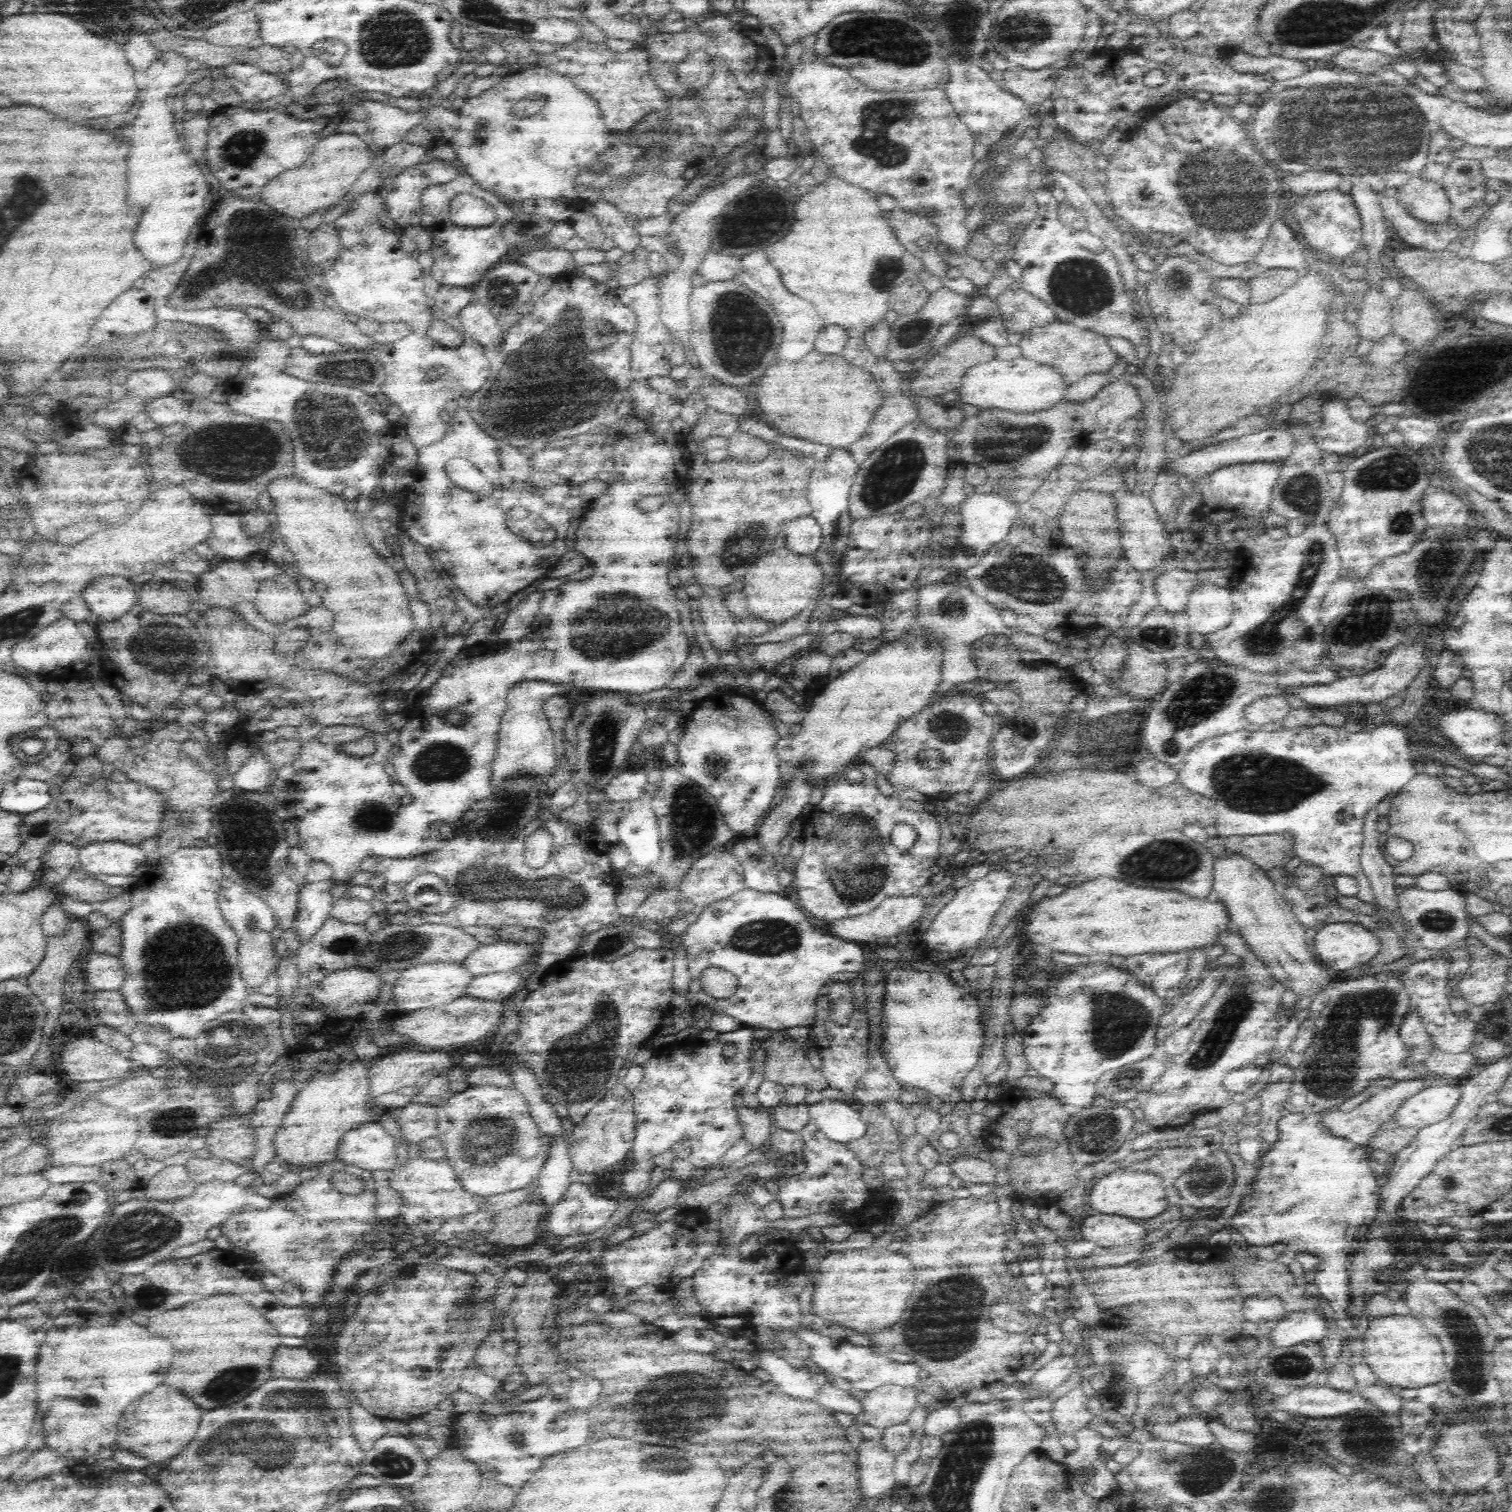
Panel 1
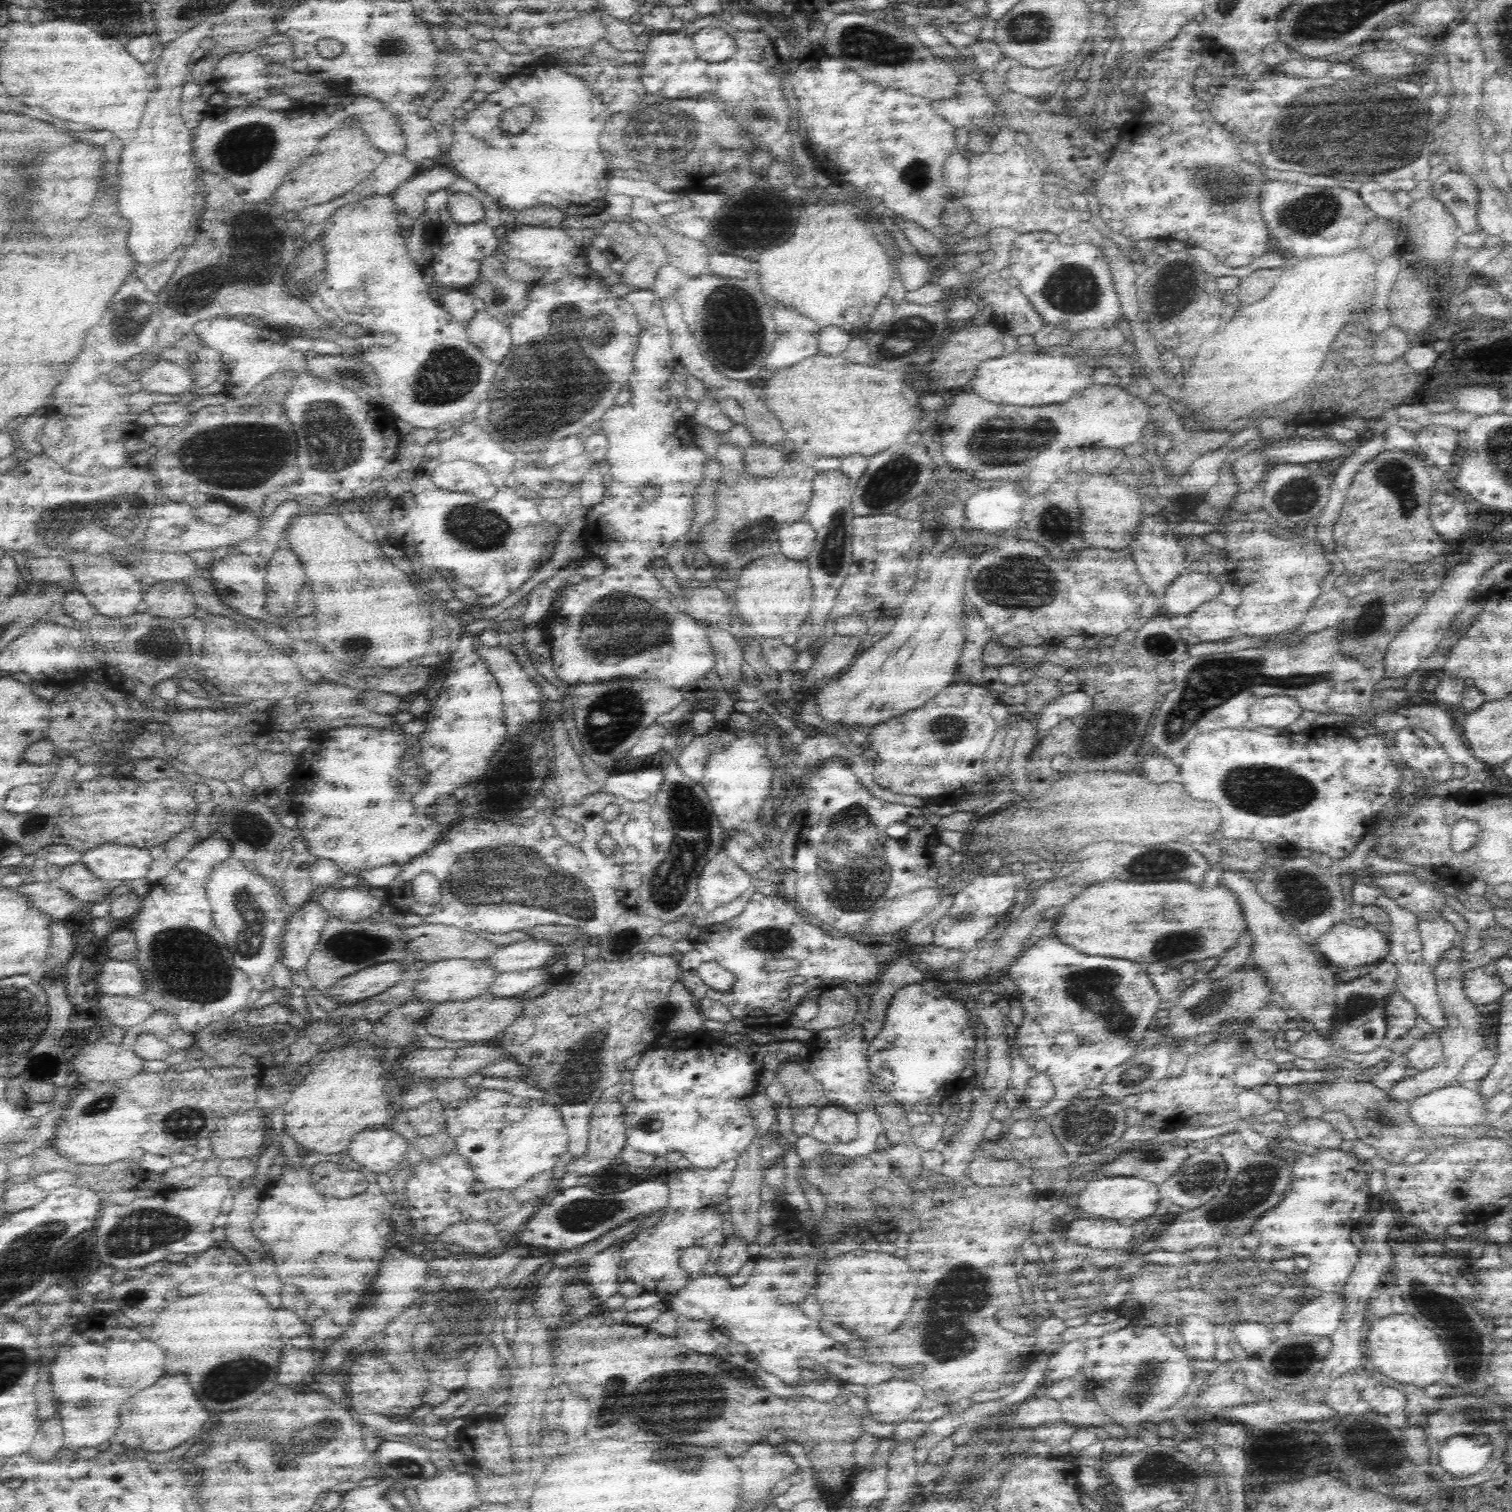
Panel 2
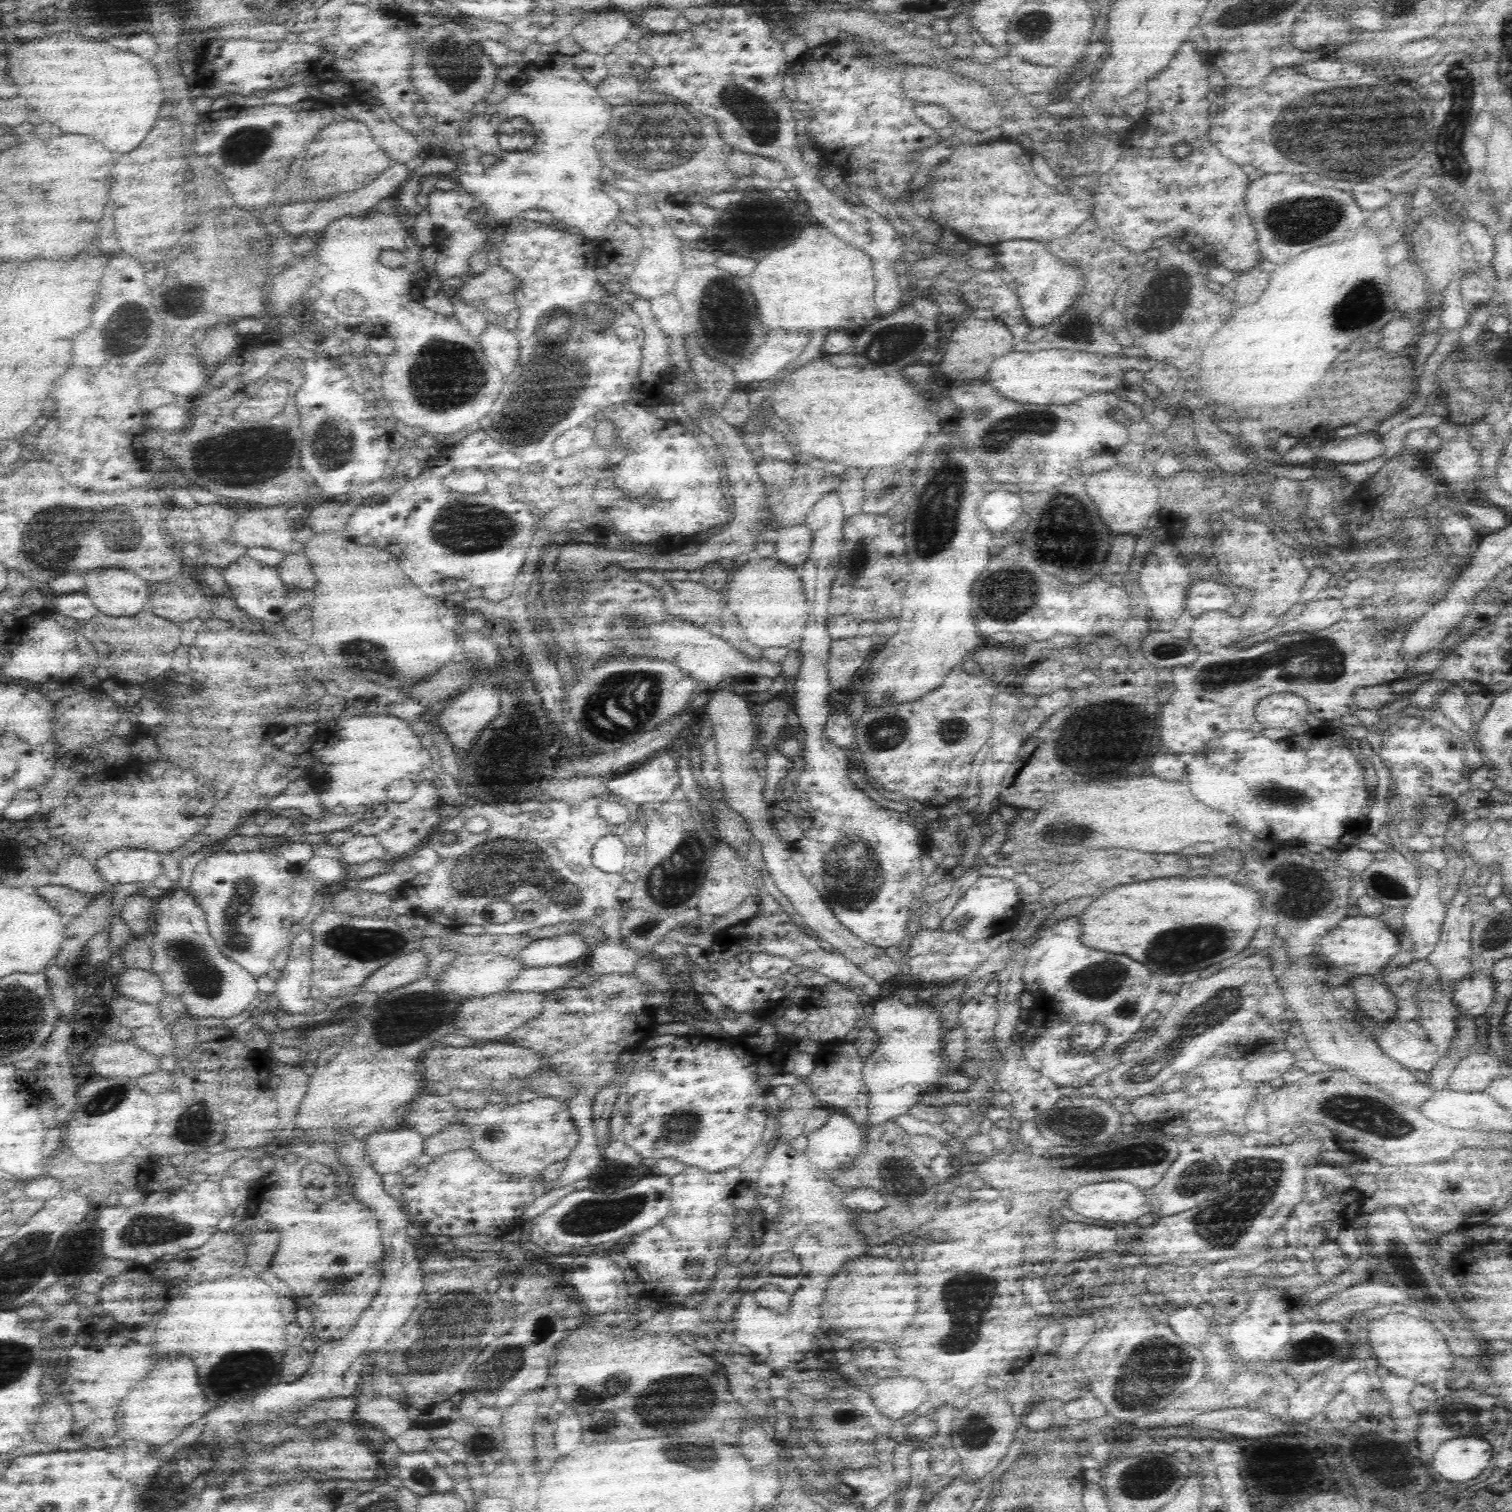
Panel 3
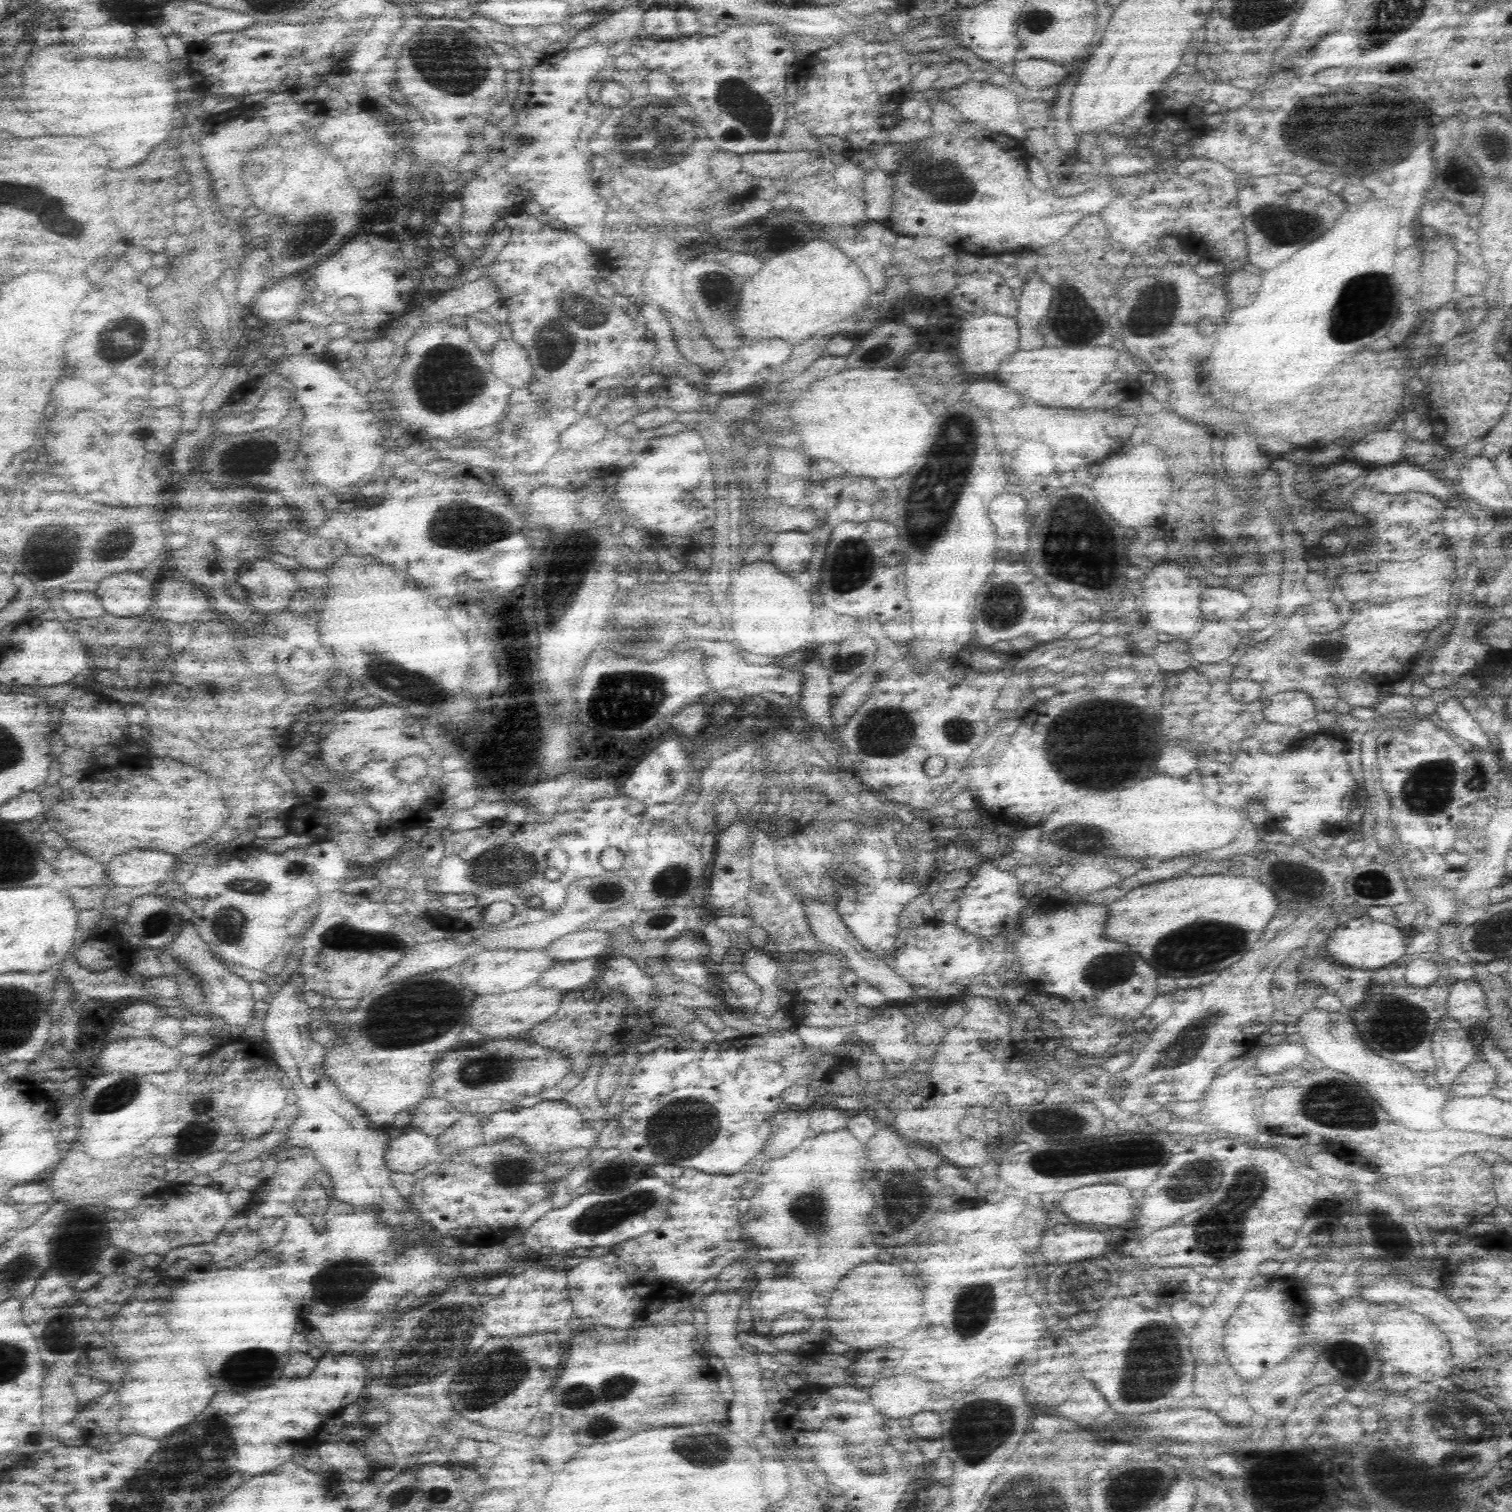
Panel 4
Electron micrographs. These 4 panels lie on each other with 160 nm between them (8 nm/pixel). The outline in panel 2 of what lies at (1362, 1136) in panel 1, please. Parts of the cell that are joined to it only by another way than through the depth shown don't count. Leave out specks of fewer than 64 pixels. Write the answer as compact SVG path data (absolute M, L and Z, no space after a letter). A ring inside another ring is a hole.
M1458 932L1453 940L1453 946L1440 958L1438 964L1433 969L1435 984L1437 985L1437 994L1441 1000L1441 1005L1447 1016L1447 1026L1438 1035L1440 1037L1443 1049L1443 1056L1440 1063L1432 1068L1419 1072L1413 1077L1404 1078L1397 1081L1389 1089L1389 1095L1396 1100L1410 1100L1424 1096L1426 1093L1434 1092L1439 1088L1453 1085L1456 1083L1456 1076L1464 1068L1466 1062L1474 1055L1483 1050L1484 1033L1480 1030L1482 1015L1476 1011L1474 1006L1467 998L1463 990L1463 974L1465 968L1463 964L1468 957L1460 944L1465 943L1465 937L1460 937ZM1318 1117L1304 1118L1298 1125L1287 1129L1287 1132L1296 1145L1313 1148L1313 1151L1336 1149L1343 1141L1336 1129Z

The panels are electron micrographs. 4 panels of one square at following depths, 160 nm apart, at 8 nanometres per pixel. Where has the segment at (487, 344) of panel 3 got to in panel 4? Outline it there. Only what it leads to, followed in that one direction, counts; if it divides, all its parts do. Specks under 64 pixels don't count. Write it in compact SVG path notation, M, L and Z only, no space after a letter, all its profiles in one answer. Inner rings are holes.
M508 334L494 345L489 360L493 374L512 390L528 388L534 382L534 367L529 353Z

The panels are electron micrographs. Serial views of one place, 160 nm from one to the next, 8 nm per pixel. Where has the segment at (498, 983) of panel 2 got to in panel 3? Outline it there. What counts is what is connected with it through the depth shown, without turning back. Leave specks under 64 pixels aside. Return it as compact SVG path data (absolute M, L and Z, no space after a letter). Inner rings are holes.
M548 966L548 968L526 968L522 976L510 986L510 990L518 992L548 992L556 988L564 988L574 980L572 966Z

